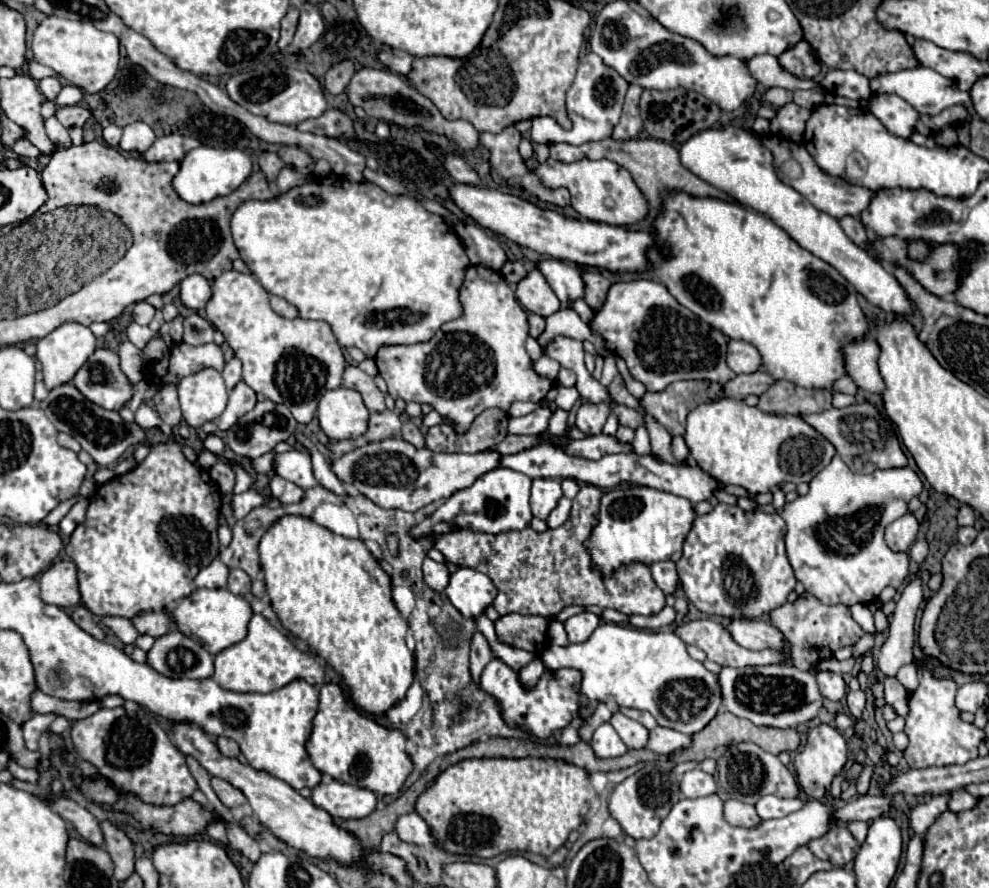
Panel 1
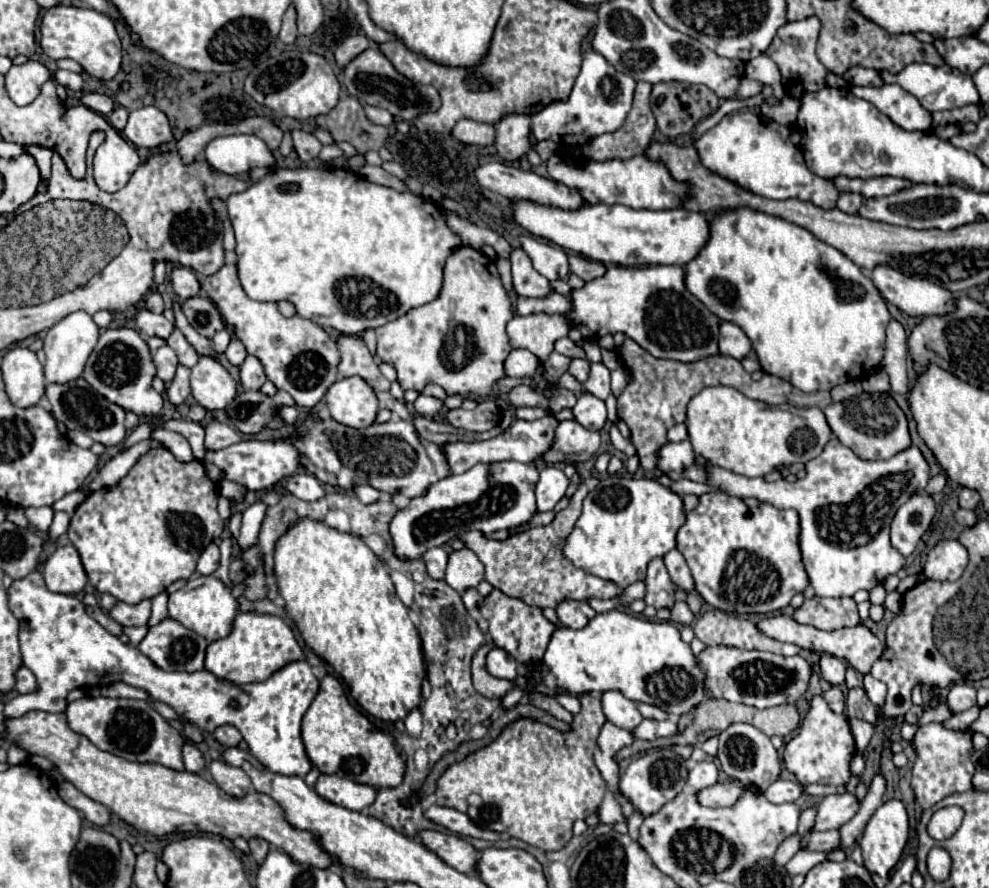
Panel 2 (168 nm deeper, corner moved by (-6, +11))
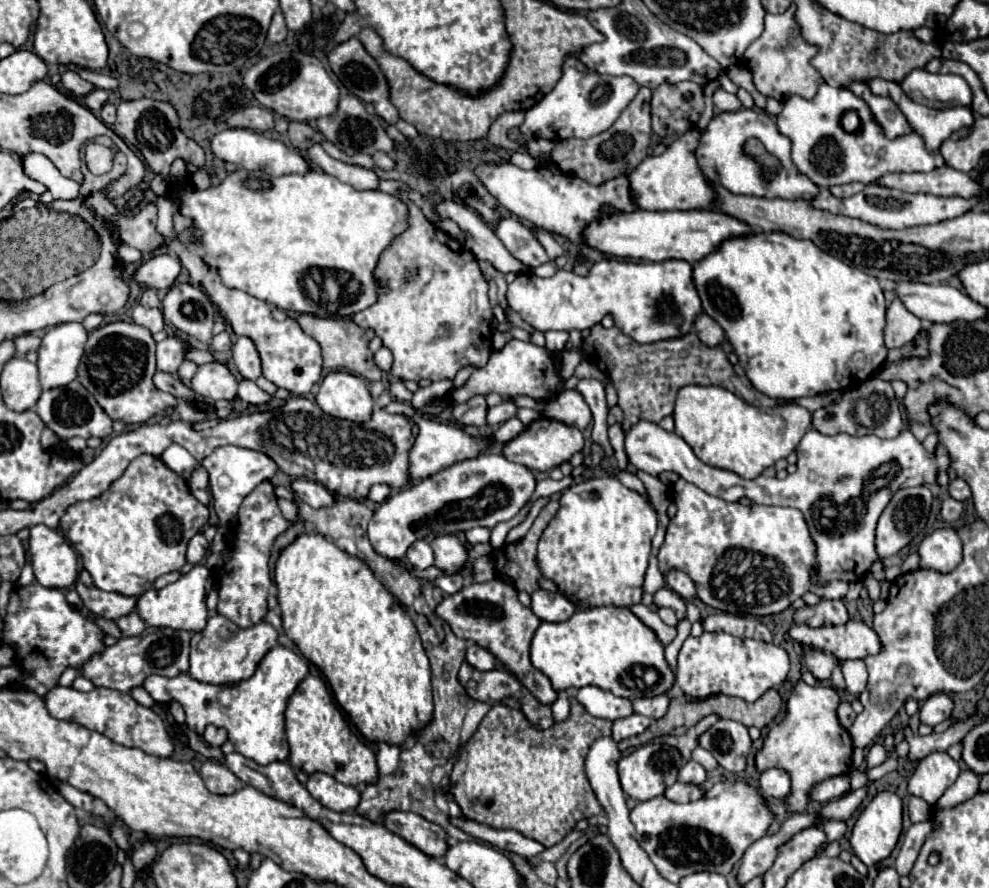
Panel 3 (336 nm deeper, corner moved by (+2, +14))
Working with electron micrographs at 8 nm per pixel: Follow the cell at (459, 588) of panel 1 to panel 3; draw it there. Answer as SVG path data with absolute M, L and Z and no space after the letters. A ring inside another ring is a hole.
M453 534L437 536L431 542L431 548L435 554L435 566L441 568L445 574L455 574L467 562L465 546Z

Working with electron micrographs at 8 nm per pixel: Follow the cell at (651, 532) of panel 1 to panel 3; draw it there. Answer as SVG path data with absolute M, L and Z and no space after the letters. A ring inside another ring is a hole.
M589 478L585 482L579 482L579 484L571 486L571 488L567 488L565 492L561 492L559 510L551 518L551 522L547 524L547 528L543 530L543 536L539 538L539 544L537 544L537 566L539 566L541 574L543 574L543 578L553 580L557 584L557 590L569 602L573 602L575 608L579 608L579 604L583 608L587 608L587 610L597 608L597 606L625 606L625 608L629 608L629 606L641 602L641 596L643 596L643 578L645 578L645 572L647 572L647 564L649 564L649 556L651 556L651 538L655 536L655 530L657 530L657 512L637 492L625 488L617 478Z

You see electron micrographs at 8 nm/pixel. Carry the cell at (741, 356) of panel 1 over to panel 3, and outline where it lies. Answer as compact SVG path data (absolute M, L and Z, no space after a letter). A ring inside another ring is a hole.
M705 312L695 318L695 332L707 346L719 346L725 340L725 332L721 330L721 326L715 324L715 320L711 320L711 316L707 316Z

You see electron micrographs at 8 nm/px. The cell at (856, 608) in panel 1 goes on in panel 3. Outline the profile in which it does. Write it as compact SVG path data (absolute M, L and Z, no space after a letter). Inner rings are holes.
M683 478L671 486L671 498L677 504L677 514L671 518L665 542L659 548L659 570L663 574L669 570L681 570L689 574L697 586L697 596L707 606L739 616L769 616L783 612L805 592L813 592L825 600L843 598L847 594L847 582L833 580L831 584L815 584L815 580L811 580L811 572L815 570L815 542L811 540L807 522L797 508L759 504L745 506L739 502L727 502L703 492Z

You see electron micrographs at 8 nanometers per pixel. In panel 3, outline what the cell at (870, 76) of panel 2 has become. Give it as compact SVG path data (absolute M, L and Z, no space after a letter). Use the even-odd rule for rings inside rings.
M881 78L869 80L869 86L871 86L873 94L887 96L887 98L895 100L895 104L899 104L899 110L903 112L903 116L907 116L907 122L911 124L913 132L923 136L927 150L931 150L931 152L939 150L939 144L943 144L943 140L947 140L955 130L973 124L971 108L957 106L957 108L933 110L933 108L913 102L899 88L897 82L887 82Z

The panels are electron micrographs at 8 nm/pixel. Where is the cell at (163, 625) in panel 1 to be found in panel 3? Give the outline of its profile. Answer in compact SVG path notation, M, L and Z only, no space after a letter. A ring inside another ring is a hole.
M77 580L75 584L77 594L81 596L87 610L91 610L95 616L103 616L107 620L119 620L121 616L127 616L135 610L137 600L133 596L123 596L117 592L105 592L95 586L85 586Z

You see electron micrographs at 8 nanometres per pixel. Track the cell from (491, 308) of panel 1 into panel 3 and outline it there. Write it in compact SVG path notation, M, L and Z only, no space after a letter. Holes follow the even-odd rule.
M403 192L395 194L407 204L407 232L395 240L379 256L375 280L379 280L379 300L357 312L353 320L369 326L393 352L391 376L399 380L443 380L455 378L459 368L485 366L491 356L491 304L487 298L487 280L483 278L475 256L465 250L447 232L431 224Z

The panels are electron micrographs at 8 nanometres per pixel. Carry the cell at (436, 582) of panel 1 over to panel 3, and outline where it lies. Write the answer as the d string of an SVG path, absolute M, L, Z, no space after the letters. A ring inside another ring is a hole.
M417 540L415 544L411 544L411 548L407 548L405 560L415 570L425 570L425 568L433 566L433 550L425 540Z

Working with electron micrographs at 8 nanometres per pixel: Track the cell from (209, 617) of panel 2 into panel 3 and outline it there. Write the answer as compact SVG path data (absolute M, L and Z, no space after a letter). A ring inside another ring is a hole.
M197 564L191 572L181 576L181 580L167 584L161 590L147 590L137 598L137 614L143 618L145 624L155 628L181 628L189 632L199 632L205 628L207 622L207 606L205 606L205 584L209 580L211 572L207 566Z

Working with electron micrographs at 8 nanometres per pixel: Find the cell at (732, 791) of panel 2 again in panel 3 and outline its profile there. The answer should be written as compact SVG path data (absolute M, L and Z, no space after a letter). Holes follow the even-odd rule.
M675 782L671 788L667 788L667 792L663 792L665 798L669 798L671 802L691 802L691 800L699 800L705 792L699 786L693 784L681 784Z

